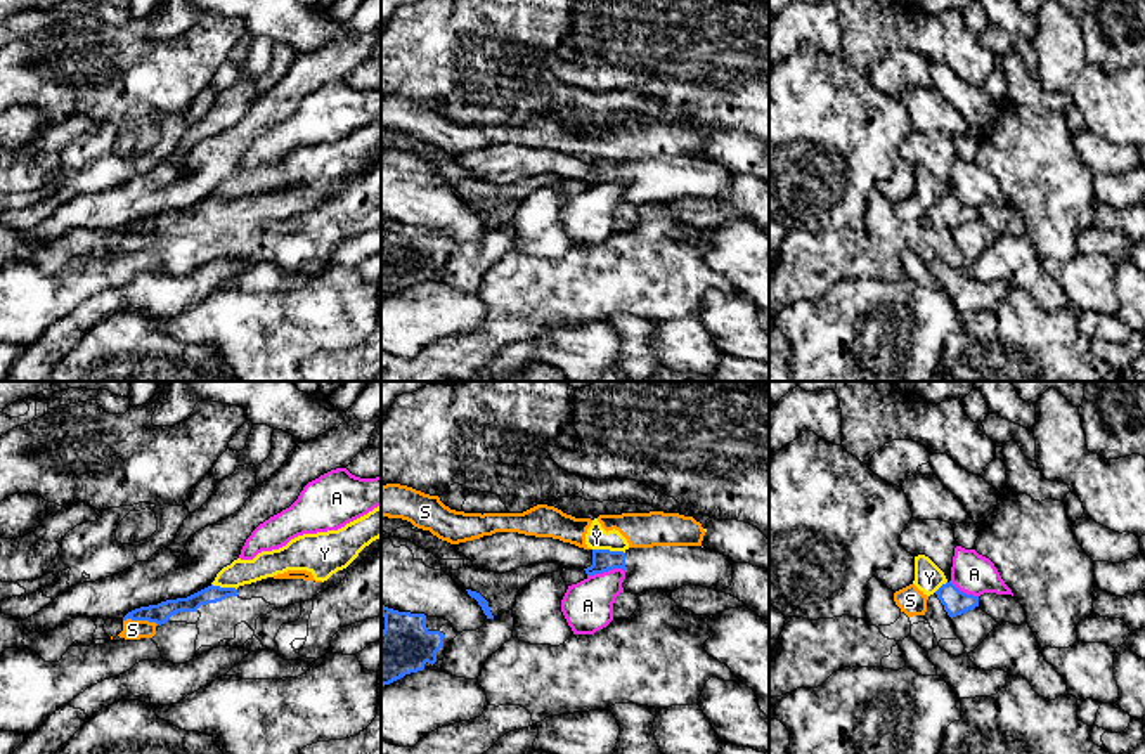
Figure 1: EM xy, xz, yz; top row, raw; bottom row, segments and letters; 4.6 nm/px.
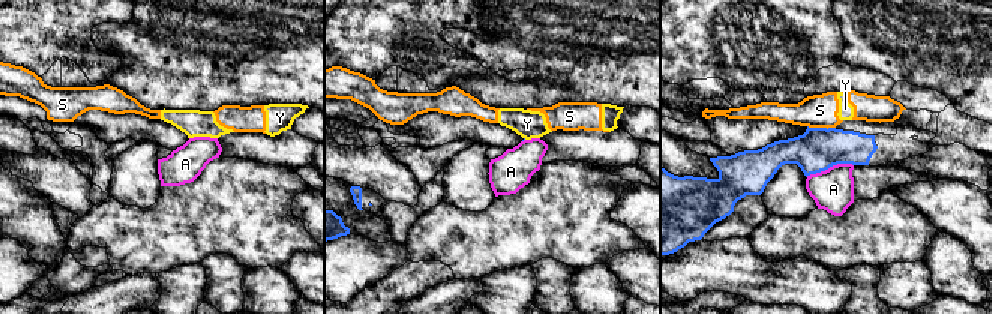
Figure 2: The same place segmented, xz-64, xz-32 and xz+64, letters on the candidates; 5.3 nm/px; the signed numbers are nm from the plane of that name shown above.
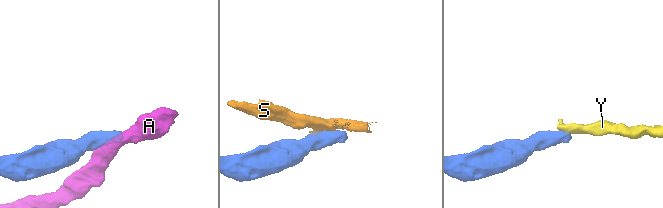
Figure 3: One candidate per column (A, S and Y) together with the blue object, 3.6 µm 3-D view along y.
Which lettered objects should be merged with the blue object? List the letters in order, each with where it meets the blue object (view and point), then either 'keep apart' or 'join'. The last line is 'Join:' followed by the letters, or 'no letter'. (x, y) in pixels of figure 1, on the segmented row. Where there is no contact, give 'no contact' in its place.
A: meets blue in xz at (607, 571); keep apart
S: meets blue in xy at (141, 619); keep apart
Y: meets blue in xz at (608, 550); keep apart
Join: no letter

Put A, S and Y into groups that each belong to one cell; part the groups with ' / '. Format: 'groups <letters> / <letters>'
groups A / S Y

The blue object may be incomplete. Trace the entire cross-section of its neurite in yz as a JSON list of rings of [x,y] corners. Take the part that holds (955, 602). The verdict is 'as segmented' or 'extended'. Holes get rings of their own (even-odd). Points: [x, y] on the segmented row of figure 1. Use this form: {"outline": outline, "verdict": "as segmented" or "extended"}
{"outline": [[[951,581],[942,584],[935,595],[951,619],[979,607],[979,596],[960,591]]], "verdict": "as segmented"}

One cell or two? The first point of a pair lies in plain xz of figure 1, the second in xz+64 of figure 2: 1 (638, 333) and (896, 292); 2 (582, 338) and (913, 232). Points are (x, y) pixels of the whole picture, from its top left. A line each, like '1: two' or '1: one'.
1: two
2: two

